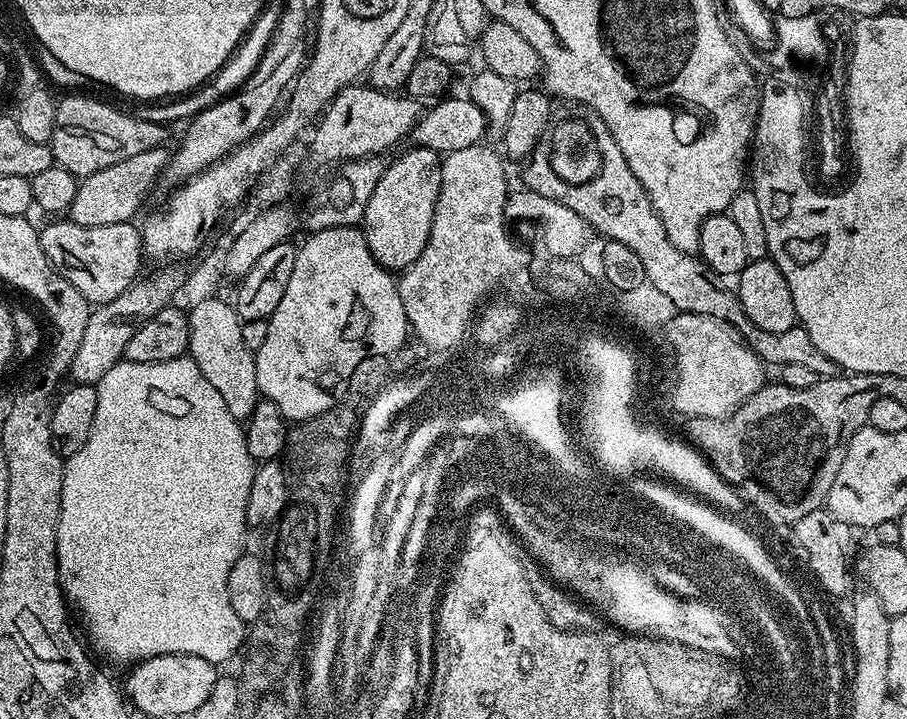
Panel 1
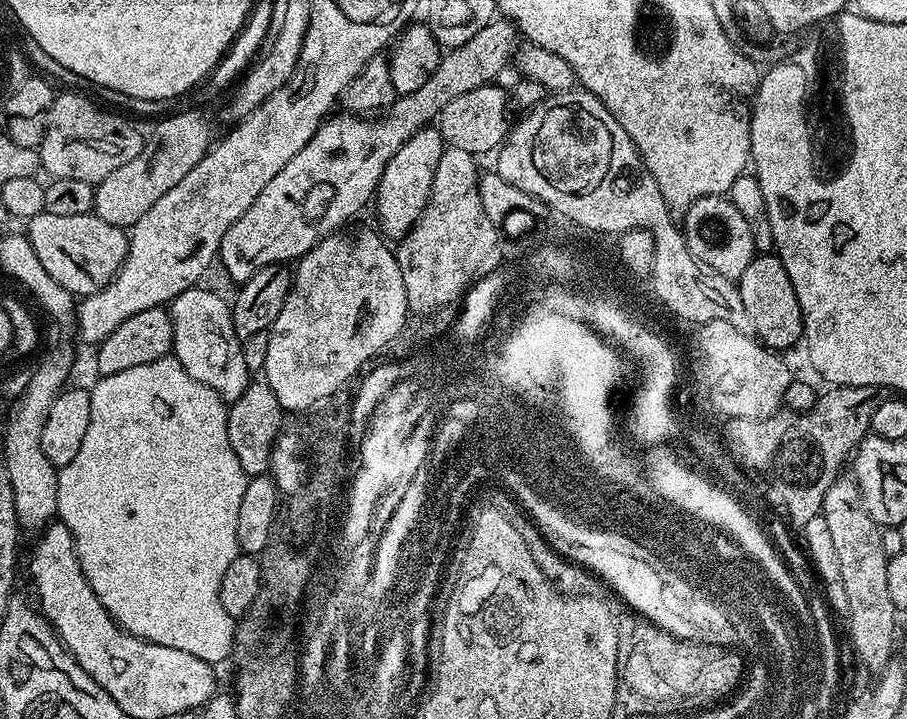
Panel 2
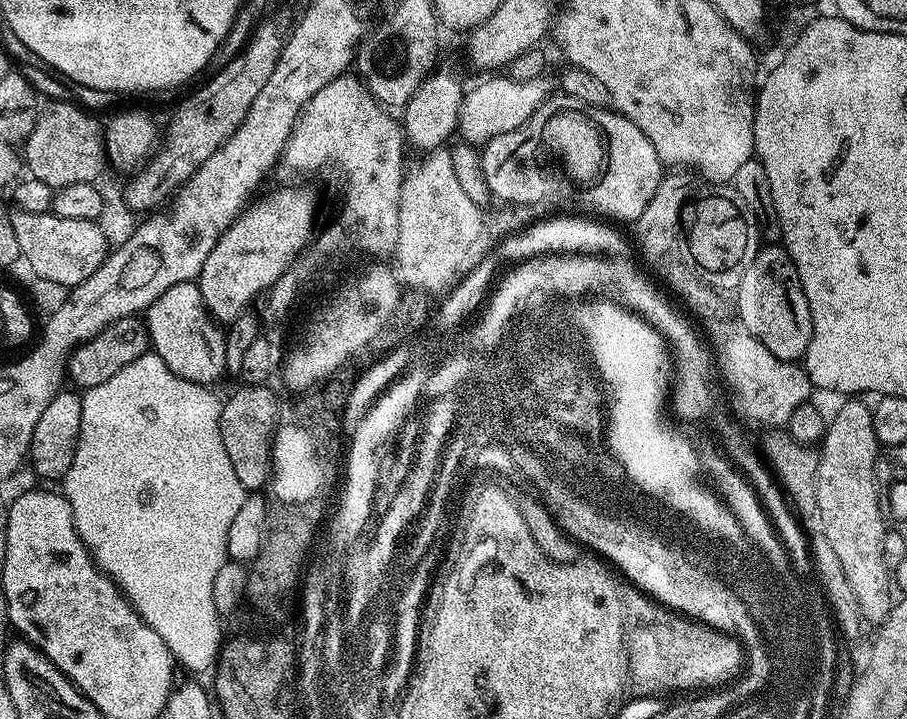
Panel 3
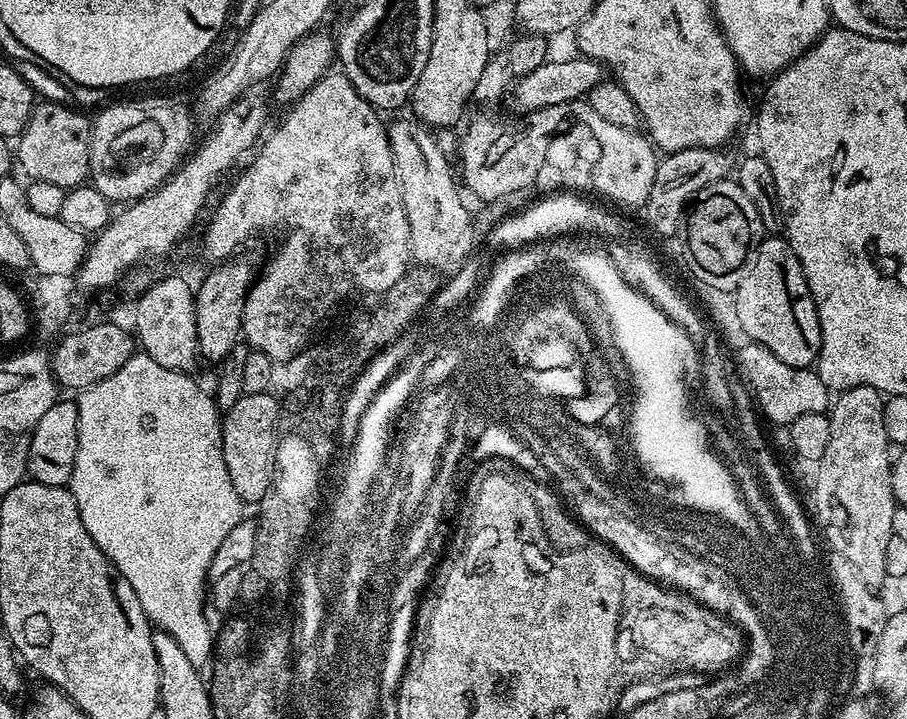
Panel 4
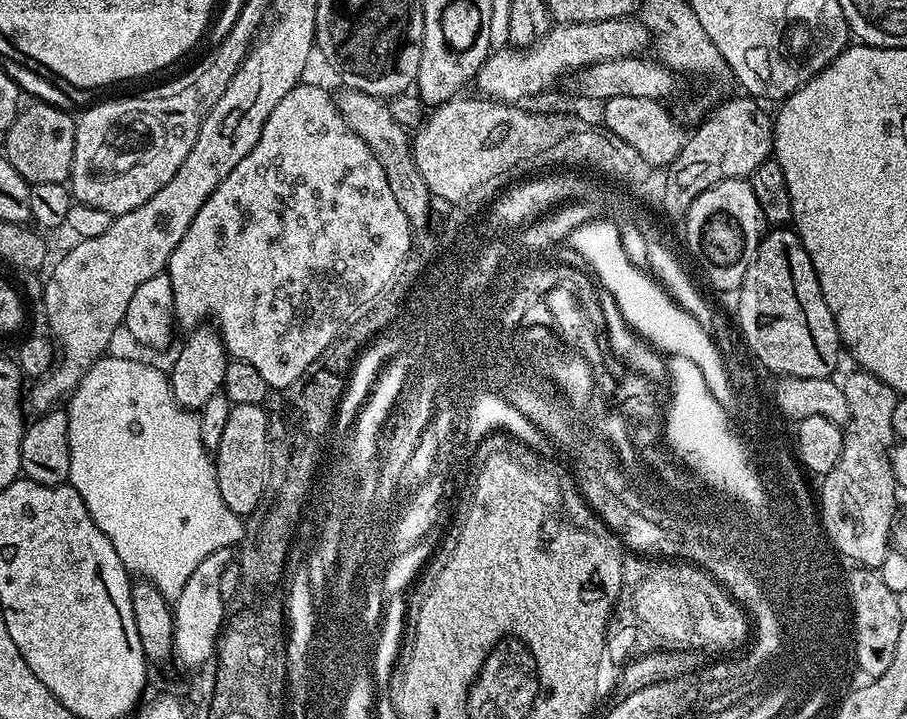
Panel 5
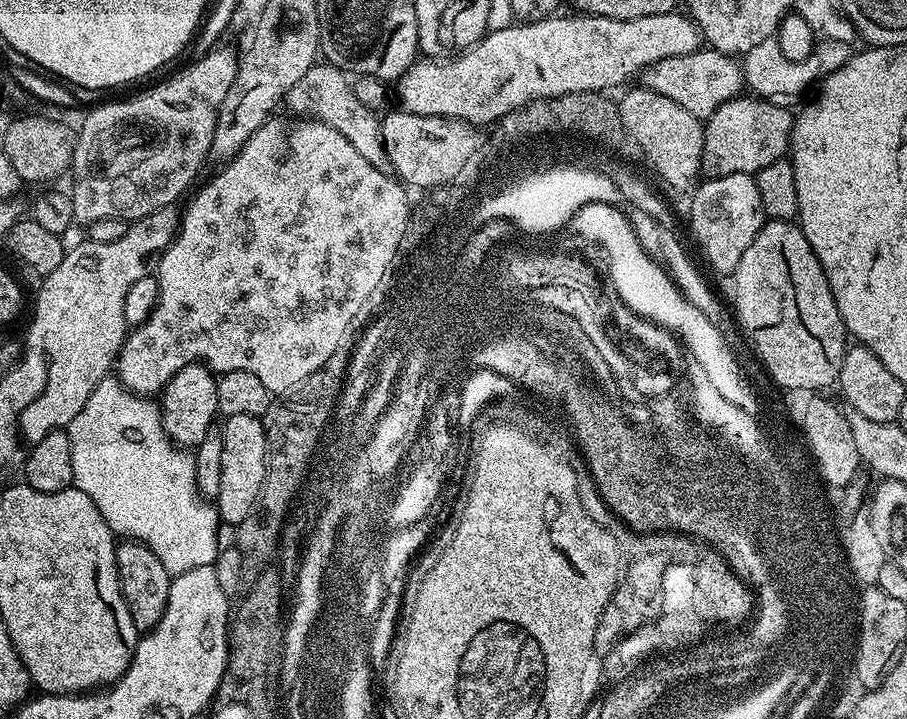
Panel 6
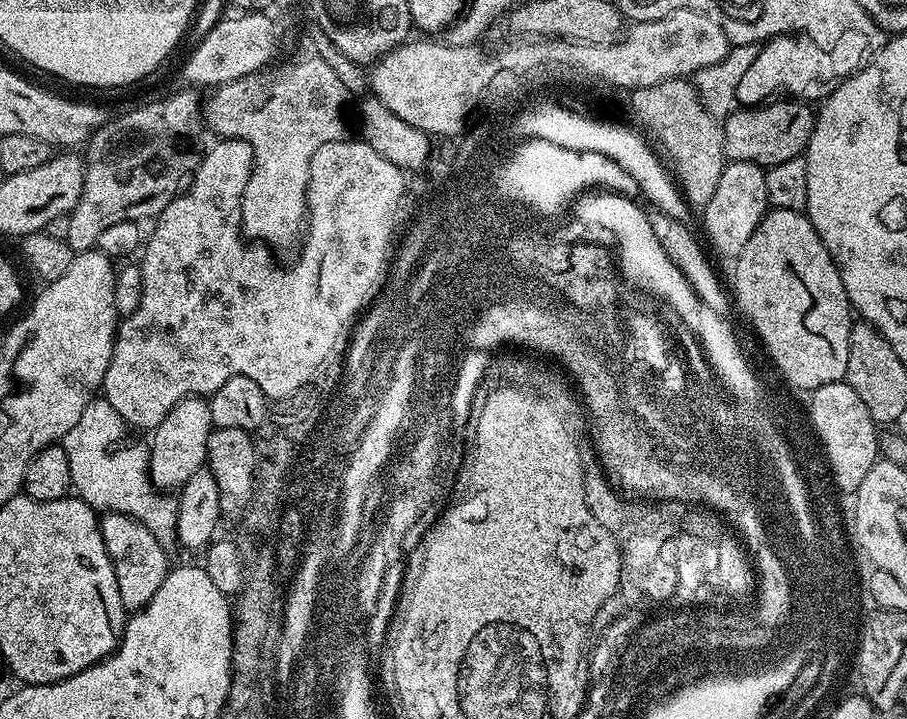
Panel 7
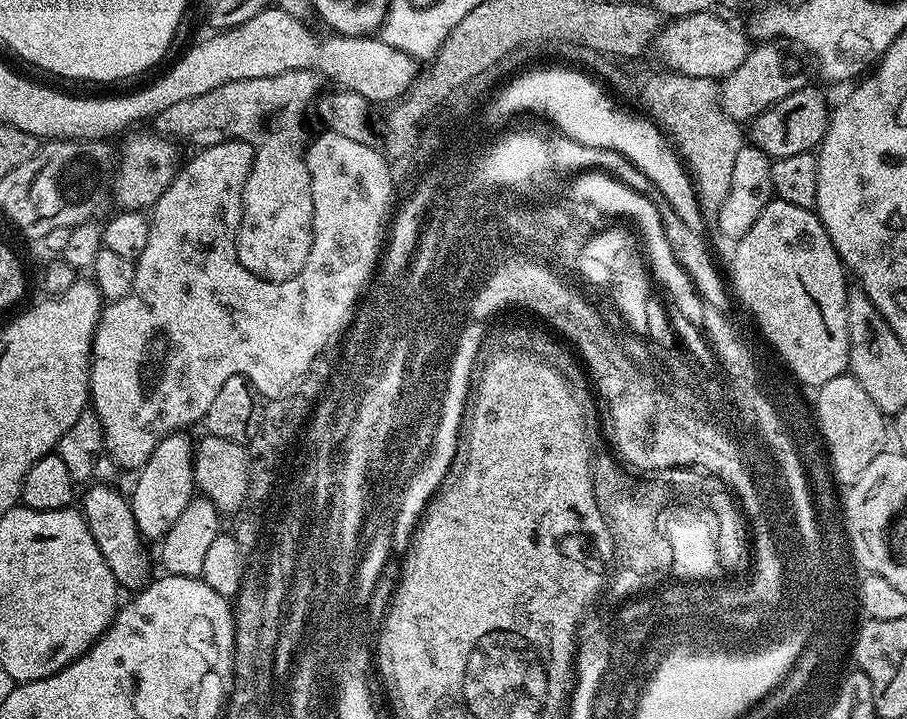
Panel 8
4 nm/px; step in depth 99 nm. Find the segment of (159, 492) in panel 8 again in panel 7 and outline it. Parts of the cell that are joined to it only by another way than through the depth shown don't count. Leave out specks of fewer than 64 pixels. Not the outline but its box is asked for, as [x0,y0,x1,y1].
[148,396,213,490]

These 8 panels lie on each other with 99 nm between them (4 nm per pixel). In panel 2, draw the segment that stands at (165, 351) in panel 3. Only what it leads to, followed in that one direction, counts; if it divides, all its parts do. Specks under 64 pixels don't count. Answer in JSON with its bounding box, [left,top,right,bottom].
[171,287,250,402]

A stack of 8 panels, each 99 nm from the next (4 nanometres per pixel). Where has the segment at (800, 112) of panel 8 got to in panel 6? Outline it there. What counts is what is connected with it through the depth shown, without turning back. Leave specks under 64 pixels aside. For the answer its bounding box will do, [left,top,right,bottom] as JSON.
[701,94,793,177]

